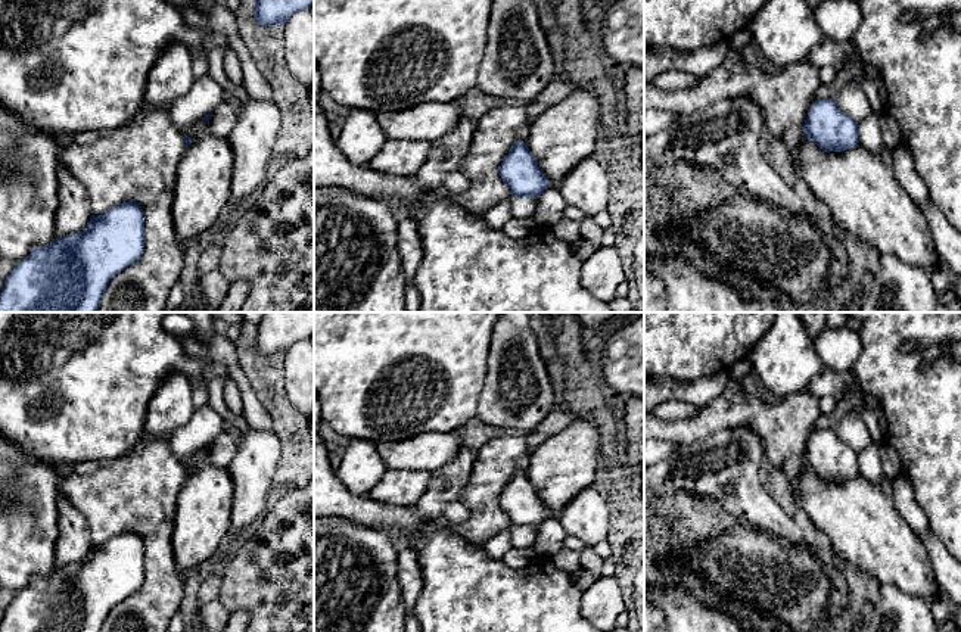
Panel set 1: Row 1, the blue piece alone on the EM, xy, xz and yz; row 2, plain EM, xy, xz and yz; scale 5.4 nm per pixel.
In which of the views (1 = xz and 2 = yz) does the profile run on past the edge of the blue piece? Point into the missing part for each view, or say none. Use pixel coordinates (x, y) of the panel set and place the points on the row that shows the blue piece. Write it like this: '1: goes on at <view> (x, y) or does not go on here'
1: does not go on here
2: does not go on here

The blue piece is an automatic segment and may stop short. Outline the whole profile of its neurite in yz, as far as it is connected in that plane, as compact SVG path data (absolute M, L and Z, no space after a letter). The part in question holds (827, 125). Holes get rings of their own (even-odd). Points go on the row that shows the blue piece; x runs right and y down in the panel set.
M836 97L811 105L802 136L827 152L843 152L859 143L858 122L839 108Z

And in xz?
M523 140L514 141L500 165L500 175L511 196L539 196L550 181Z

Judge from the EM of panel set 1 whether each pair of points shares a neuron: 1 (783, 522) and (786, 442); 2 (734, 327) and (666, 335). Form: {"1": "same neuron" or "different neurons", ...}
{"1": "different neurons", "2": "same neuron"}

